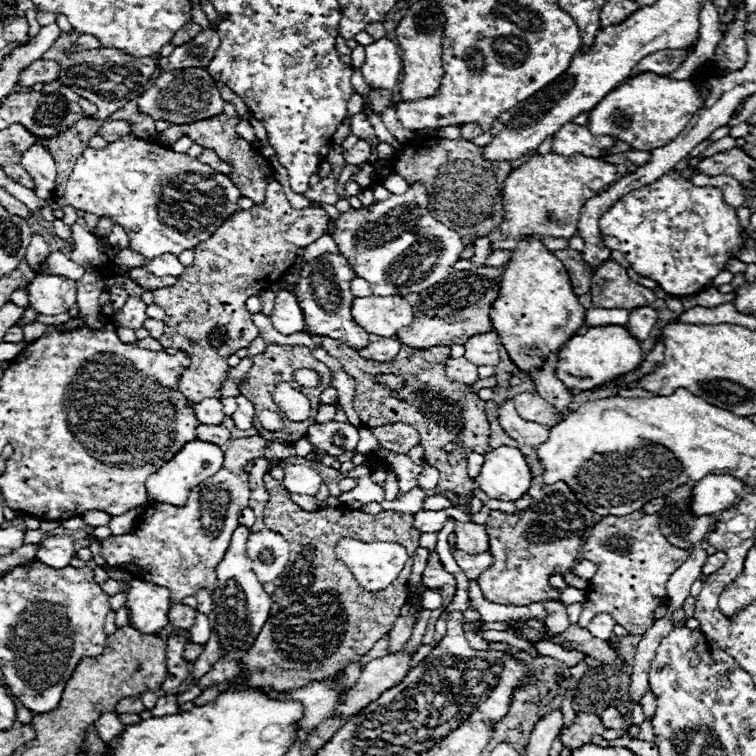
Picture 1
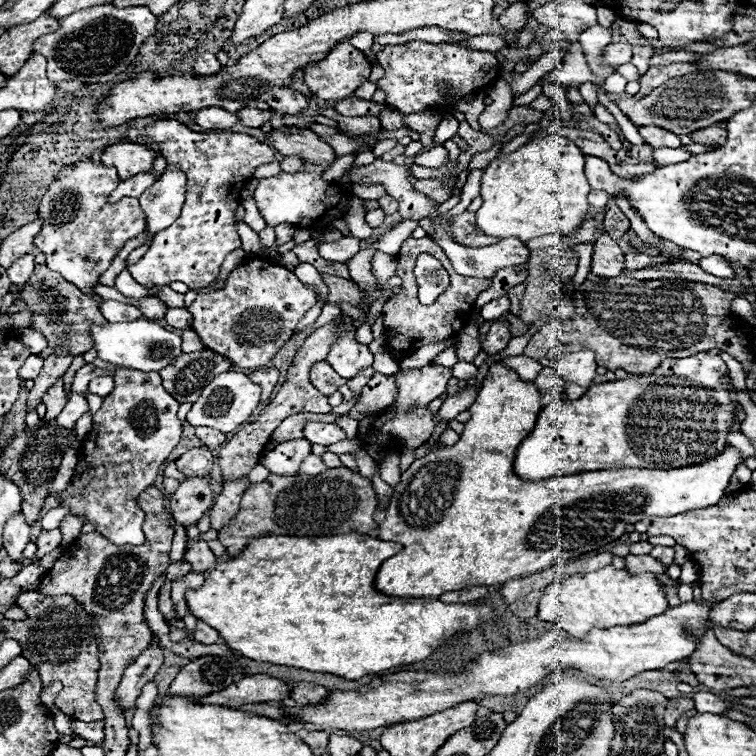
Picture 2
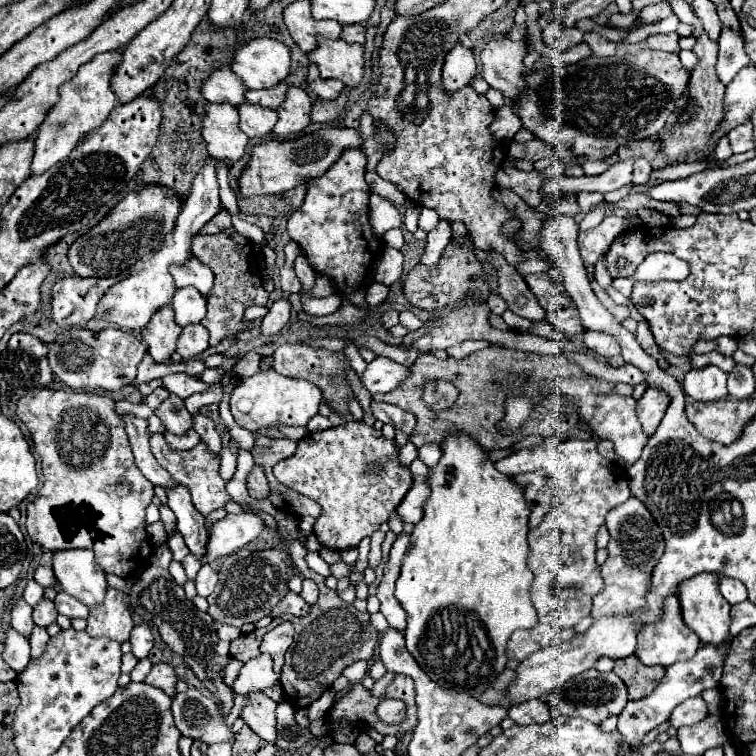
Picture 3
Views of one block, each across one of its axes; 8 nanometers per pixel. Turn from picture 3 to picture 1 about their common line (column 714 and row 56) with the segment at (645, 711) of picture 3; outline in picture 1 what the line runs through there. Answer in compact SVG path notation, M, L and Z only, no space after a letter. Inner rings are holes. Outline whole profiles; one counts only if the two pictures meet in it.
M662 50L654 52L650 56L644 56L630 72L630 76L642 74L642 72L654 72L654 74L670 74L674 72L684 60L688 58L688 50Z

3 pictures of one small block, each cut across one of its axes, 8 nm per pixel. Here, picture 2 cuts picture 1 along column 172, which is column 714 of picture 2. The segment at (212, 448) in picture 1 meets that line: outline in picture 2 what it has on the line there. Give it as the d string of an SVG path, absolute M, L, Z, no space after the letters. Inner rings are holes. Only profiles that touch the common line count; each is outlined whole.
M502 360L490 364L482 390L468 408L472 418L466 422L460 440L452 448L432 450L414 460L412 466L402 472L402 480L392 492L386 520L380 522L380 540L402 544L402 552L380 566L374 580L378 592L394 598L438 598L444 592L500 584L542 572L562 558L578 558L590 550L600 550L602 546L616 542L616 538L624 534L626 524L650 516L674 516L692 508L718 504L726 494L732 472L744 462L736 446L726 446L712 460L704 460L704 464L694 464L692 468L618 468L522 482L512 472L514 450L532 432L540 408L536 384L520 380Z

